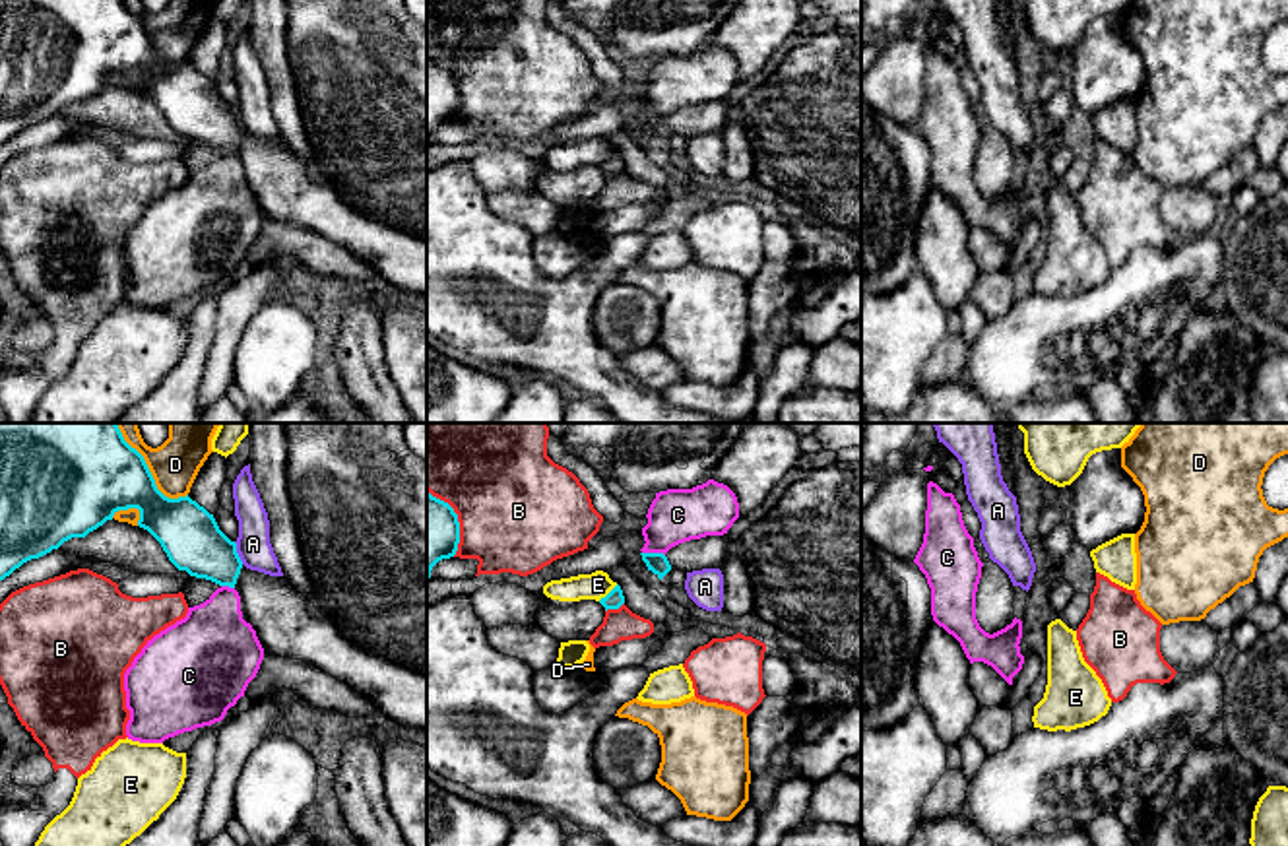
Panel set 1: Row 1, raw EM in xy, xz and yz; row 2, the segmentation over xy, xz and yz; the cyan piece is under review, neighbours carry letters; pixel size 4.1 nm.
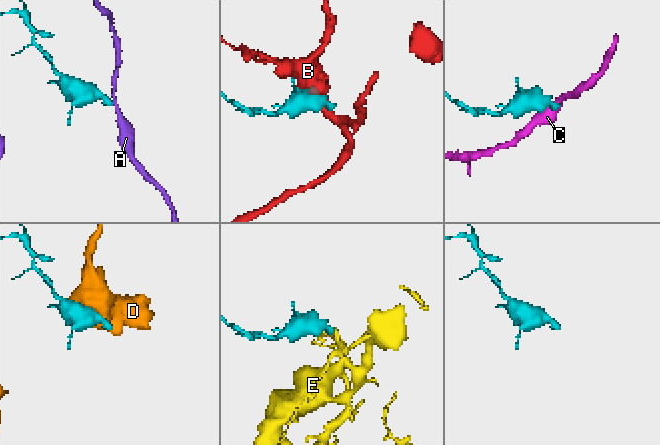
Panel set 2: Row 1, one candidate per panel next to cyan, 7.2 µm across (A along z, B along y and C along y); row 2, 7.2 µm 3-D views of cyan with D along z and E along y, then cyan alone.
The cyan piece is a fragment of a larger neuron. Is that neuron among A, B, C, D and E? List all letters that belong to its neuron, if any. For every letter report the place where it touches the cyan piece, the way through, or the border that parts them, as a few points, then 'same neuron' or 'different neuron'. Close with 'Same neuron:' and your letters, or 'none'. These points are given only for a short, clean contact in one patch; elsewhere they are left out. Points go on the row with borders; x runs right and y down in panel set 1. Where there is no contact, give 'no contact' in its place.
A: meets cyan in xy at (237, 553); border along xy (233, 542), (243, 563); different neuron
B: meets cyan in xz at (613, 608); different neuron
C: meets cyan in xz at (654, 553); border along xz (643, 552), (660, 552), (664, 555); different neuron
D: meets cyan in xy at (148, 470); different neuron
E: meets cyan in xz at (610, 592); border along xz (617, 585), (598, 600); different neuron
Same neuron: none

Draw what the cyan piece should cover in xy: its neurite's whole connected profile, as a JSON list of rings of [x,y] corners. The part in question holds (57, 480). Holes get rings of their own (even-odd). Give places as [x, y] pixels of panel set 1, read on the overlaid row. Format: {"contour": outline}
{"contour": [[[0,423],[0,580],[23,563],[58,549],[64,541],[85,537],[107,520],[113,520],[118,510],[128,508],[140,510],[138,526],[161,543],[178,570],[239,592],[242,619],[252,625],[270,656],[316,666],[367,697],[374,704],[378,718],[427,732],[427,675],[349,642],[285,576],[270,576],[246,569],[237,553],[237,543],[219,530],[213,514],[188,495],[169,499],[157,489],[144,456],[124,440],[116,423]]]}

